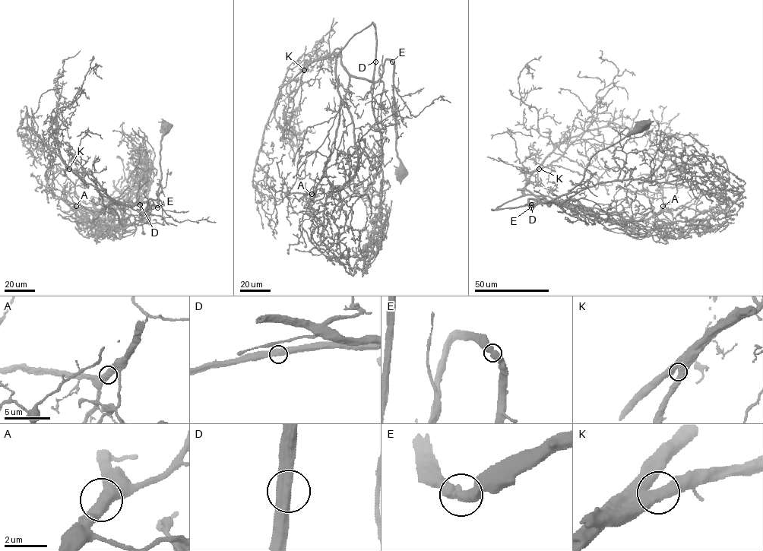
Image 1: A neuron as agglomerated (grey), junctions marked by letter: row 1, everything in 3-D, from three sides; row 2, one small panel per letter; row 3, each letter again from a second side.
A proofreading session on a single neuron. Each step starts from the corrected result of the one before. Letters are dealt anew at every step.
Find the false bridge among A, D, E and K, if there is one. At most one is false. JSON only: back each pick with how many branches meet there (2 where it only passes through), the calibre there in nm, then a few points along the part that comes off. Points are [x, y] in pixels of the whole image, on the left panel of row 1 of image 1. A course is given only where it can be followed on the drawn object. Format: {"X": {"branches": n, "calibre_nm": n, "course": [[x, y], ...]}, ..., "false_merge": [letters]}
{"false_merge": []}

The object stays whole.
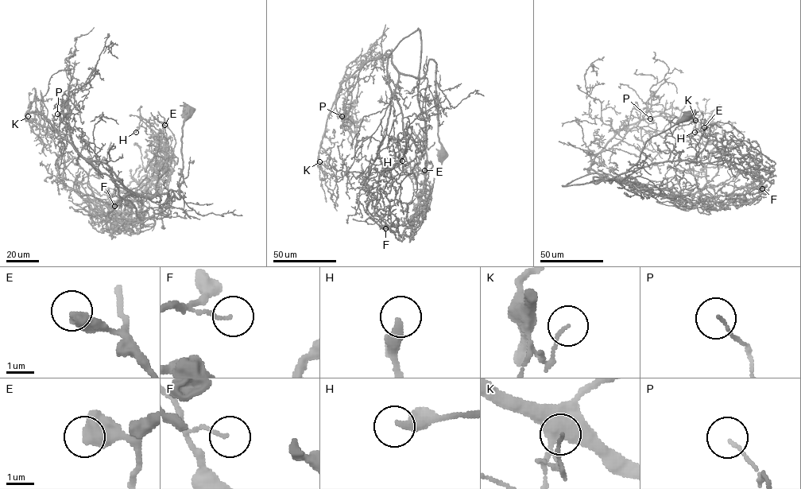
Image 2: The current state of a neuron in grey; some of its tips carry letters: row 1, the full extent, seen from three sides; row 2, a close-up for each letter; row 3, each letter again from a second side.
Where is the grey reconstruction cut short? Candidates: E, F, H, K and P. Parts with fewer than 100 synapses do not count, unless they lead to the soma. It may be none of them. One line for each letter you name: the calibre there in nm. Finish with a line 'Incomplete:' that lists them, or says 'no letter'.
Incomplete: no letter

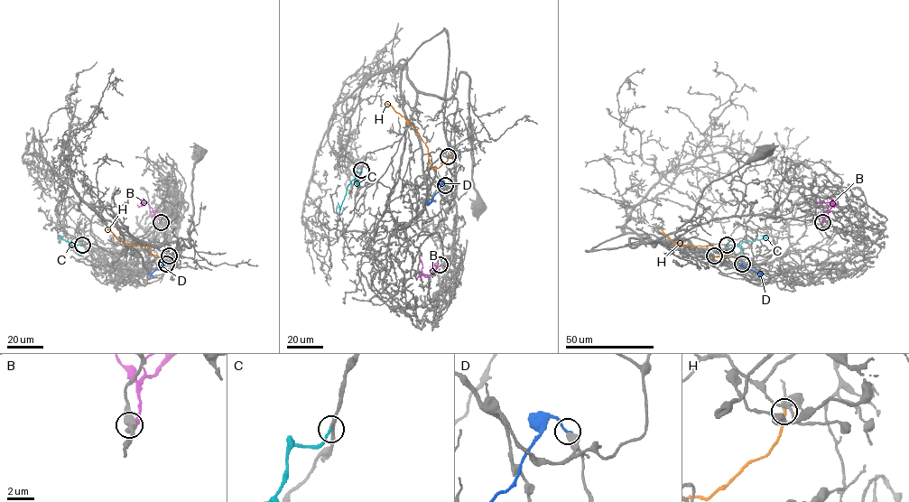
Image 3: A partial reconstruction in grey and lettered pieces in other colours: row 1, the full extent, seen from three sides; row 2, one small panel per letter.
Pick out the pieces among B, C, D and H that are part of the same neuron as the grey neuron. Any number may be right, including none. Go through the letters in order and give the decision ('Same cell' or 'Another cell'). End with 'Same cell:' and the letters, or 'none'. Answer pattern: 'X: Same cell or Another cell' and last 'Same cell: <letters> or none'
B: Another cell
C: Same cell
D: Another cell
H: Another cell
Same cell: C

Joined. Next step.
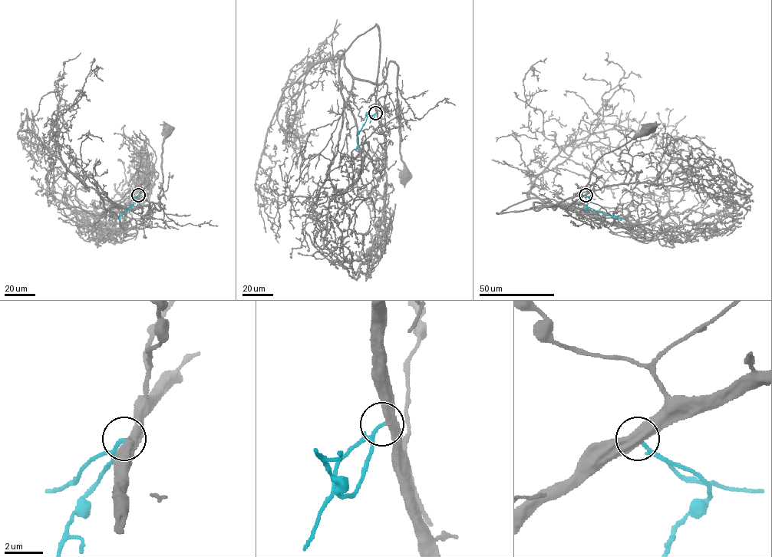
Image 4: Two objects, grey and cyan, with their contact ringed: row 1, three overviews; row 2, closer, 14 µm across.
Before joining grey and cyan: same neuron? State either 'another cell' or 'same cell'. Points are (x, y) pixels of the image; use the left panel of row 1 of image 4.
same cell

